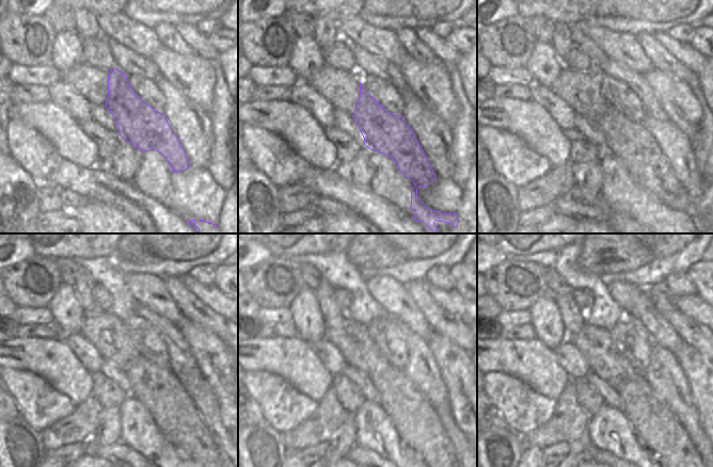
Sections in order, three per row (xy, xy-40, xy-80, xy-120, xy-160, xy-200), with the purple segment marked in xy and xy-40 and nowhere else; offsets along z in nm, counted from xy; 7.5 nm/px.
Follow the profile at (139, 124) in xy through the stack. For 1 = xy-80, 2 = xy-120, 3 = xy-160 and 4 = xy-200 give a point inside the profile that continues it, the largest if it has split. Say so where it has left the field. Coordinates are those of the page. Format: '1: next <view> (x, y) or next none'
1: next xy-80 (631, 141)
2: next xy-120 (157, 387)
3: next xy-160 (417, 422)
4: next xy-200 (655, 424)

